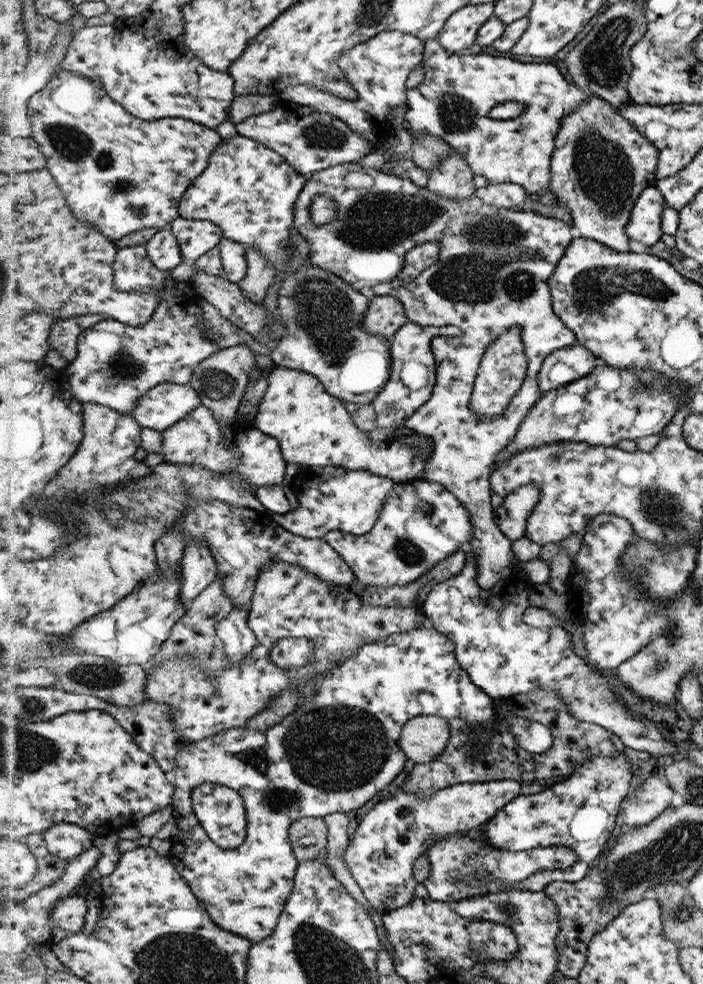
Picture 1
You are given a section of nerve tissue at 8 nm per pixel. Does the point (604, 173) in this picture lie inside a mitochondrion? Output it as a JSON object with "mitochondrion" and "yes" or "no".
{"mitochondrion":"yes"}

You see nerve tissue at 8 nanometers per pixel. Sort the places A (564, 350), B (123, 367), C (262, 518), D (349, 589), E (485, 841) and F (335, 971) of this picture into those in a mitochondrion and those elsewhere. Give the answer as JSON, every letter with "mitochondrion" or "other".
{"A":"other","B":"mitochondrion","C":"other","D":"other","E":"other","F":"mitochondrion"}

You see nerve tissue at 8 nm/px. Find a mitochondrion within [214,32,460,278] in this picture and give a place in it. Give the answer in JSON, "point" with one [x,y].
{"point":[375,222]}

